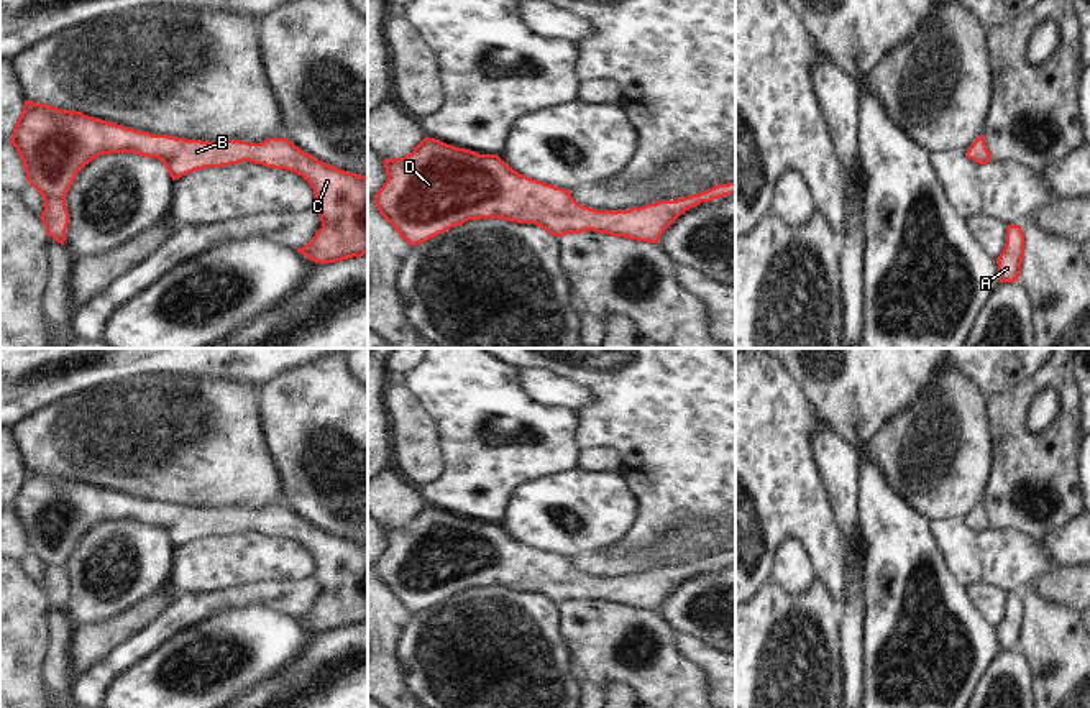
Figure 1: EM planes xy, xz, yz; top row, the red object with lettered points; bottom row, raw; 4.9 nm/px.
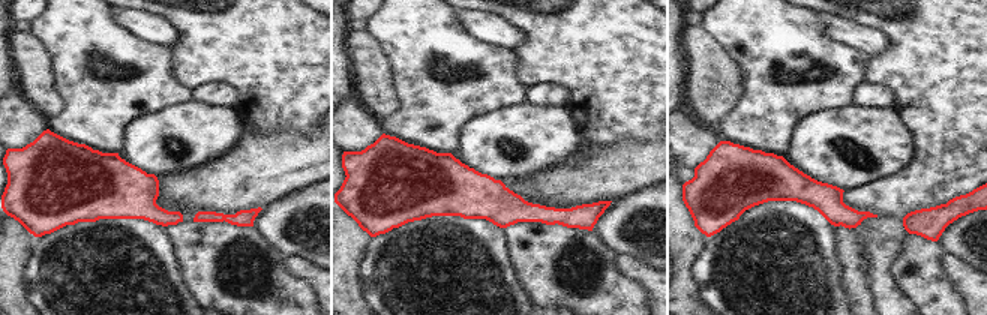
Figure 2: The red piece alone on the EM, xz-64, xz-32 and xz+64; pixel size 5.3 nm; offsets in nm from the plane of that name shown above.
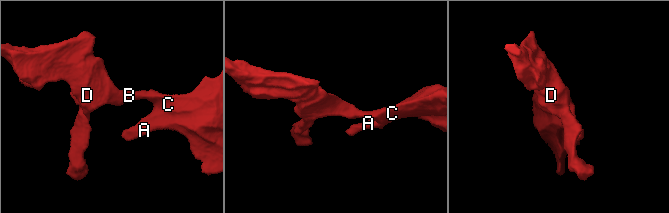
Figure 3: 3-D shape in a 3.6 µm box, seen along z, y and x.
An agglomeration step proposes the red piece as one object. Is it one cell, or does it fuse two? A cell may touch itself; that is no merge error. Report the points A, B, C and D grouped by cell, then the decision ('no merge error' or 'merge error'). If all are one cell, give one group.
A B C D | no merge error

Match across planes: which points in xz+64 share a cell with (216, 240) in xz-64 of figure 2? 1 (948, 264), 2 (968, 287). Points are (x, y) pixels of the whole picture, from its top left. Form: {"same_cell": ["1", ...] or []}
{"same_cell": []}

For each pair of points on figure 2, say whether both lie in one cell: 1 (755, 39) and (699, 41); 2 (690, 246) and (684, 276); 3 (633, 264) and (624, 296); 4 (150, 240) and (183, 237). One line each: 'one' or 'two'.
1: two
2: one
3: two
4: two

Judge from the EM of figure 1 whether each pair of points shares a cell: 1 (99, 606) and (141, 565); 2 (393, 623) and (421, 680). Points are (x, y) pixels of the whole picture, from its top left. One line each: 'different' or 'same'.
1: same
2: different

